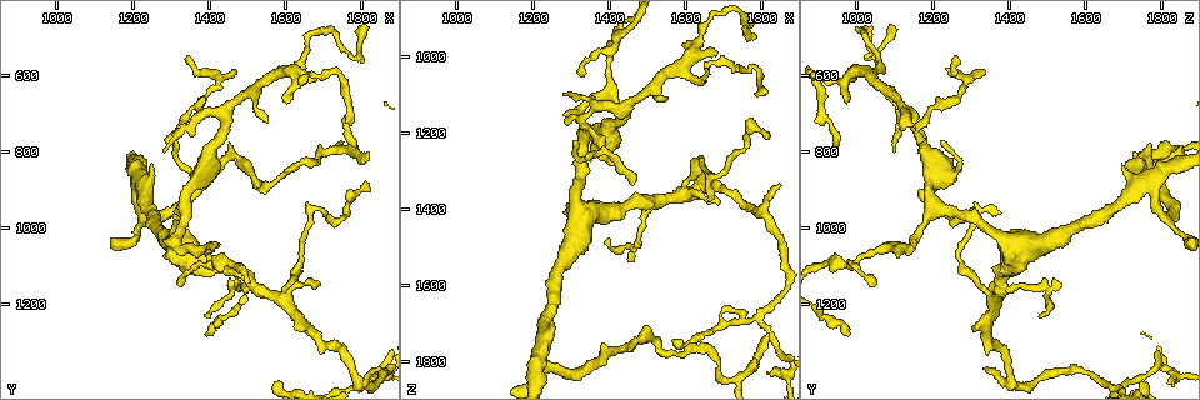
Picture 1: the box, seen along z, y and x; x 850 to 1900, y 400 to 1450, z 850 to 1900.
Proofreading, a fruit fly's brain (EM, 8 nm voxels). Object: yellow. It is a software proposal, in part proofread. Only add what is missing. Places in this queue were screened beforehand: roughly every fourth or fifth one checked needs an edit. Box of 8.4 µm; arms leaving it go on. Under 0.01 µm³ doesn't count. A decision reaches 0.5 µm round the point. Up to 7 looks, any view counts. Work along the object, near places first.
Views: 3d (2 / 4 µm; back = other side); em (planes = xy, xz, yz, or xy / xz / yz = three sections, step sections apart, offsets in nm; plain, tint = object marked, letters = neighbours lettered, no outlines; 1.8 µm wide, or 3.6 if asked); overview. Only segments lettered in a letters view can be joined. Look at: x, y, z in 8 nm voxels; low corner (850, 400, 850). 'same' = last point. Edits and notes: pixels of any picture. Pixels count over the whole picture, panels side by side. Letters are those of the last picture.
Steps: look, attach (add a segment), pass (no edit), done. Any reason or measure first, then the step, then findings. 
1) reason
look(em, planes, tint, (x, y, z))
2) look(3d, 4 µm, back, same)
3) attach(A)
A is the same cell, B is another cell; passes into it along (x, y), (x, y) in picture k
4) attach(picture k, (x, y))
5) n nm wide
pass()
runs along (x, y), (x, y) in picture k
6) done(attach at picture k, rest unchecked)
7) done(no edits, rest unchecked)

branch stops here
look(em, planes, letters, (1605, 670, 965))

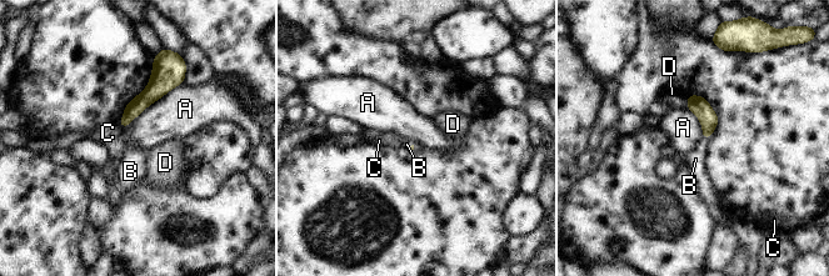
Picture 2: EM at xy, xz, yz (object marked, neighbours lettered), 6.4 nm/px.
attach(B)
B is the same cell, A, C and D are other cells; passes into it along (698, 105), (705, 138), (695, 159) in picture 2; it goes on there

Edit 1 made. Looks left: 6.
a narrow waist
look(3d, 2 µm, back, (1770, 535, 1040))

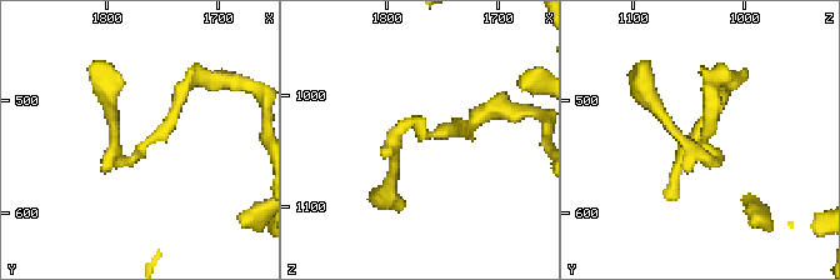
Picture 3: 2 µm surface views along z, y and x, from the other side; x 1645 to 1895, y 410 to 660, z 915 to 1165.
need the tissue
look(em, xy, step 16, tint, (1772, 542, 1040))

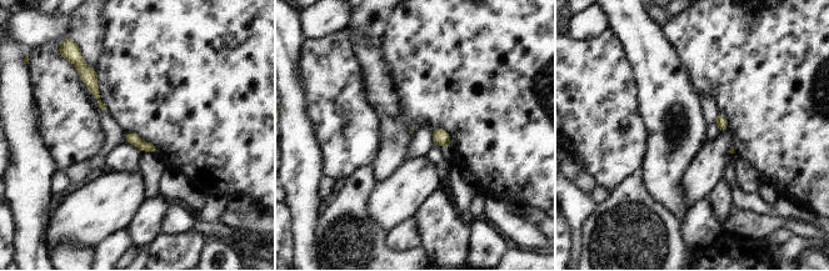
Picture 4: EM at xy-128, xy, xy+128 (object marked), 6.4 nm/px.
look(em, planes, letters, same)

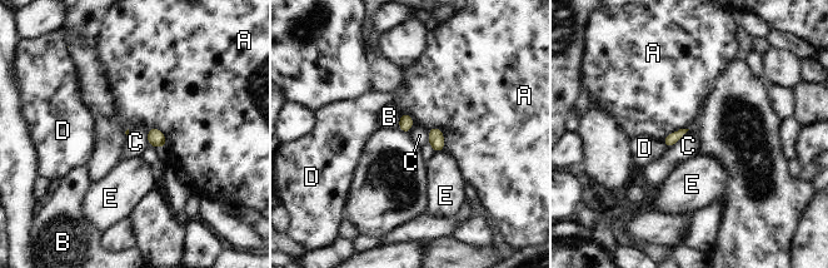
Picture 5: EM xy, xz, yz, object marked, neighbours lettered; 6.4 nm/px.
70 nm wide
pass()
A, B, C, D and E are other cells; border along (689, 129), (667, 148) in picture 5; no lettered segment goes on from it

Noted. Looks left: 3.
an open end
look(em, yz, step 4, letters, (1320, 1150, 1045))

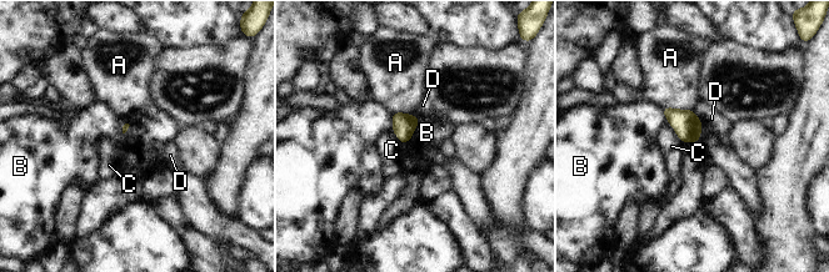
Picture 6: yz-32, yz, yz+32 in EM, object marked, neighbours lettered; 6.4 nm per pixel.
pass()
A, B, C and D are other cells; border along (419, 119), (413, 135), (403, 144) in picture 6; no lettered segment goes on from it

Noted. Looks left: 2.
done(attach at picture 2, rest unchecked)

